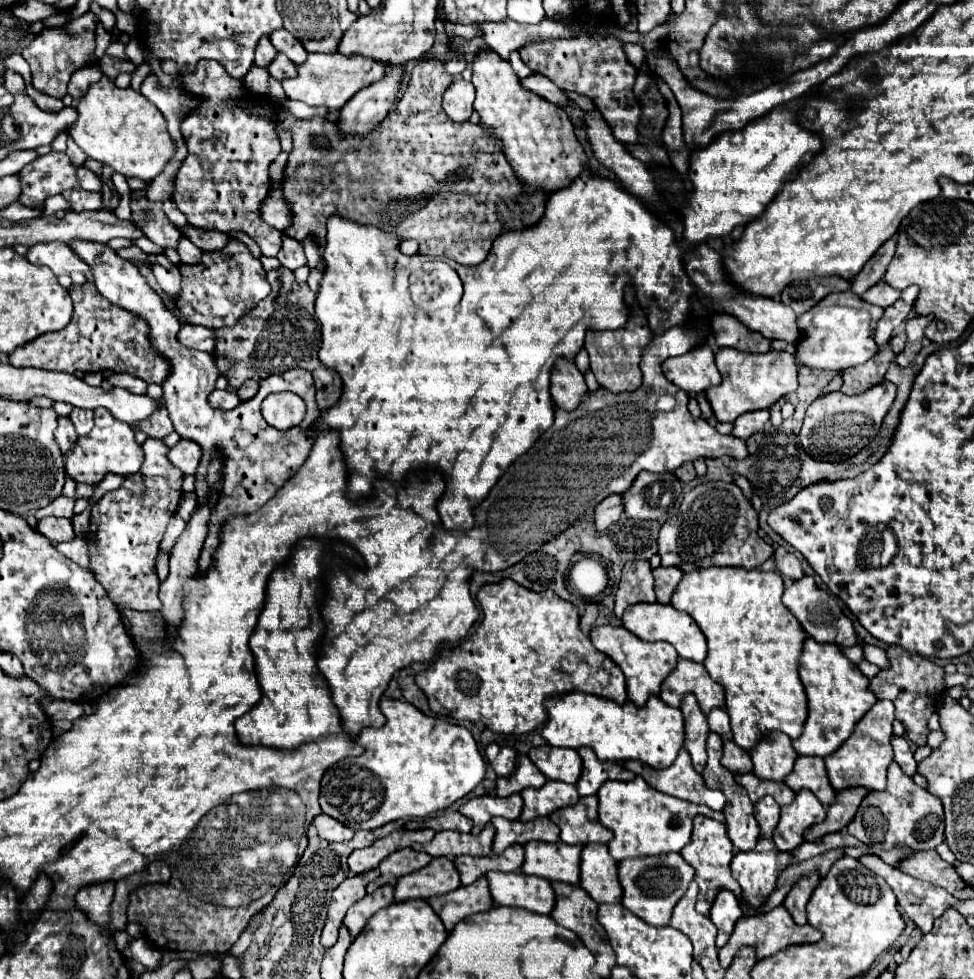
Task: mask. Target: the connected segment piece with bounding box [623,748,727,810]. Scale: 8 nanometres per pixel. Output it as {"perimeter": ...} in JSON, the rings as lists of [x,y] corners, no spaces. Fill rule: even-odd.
{"perimeter":[[[681,748],[675,762],[669,768],[665,768],[665,774],[653,768],[647,768],[637,760],[627,760],[623,762],[623,766],[635,774],[641,774],[649,786],[665,794],[671,794],[675,798],[683,798],[689,802],[705,804],[713,810],[725,808],[725,802],[727,802],[725,794],[721,790],[709,790],[705,784],[701,786],[701,776],[695,772],[691,764],[691,756],[685,748]]]}

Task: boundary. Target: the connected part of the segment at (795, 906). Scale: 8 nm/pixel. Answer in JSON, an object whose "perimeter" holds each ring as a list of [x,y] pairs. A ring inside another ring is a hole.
{"perimeter":[[[809,874],[809,876],[803,876],[793,888],[791,892],[787,894],[785,898],[785,908],[791,912],[791,916],[795,918],[797,924],[807,924],[807,912],[805,912],[805,906],[811,898],[811,892],[815,890],[815,886],[819,884],[819,874]]]}

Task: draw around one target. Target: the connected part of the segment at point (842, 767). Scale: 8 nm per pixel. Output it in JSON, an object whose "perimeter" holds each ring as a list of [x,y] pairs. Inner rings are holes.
{"perimeter":[[[877,700],[873,708],[857,722],[849,740],[841,744],[837,752],[825,758],[829,782],[835,790],[843,790],[849,786],[863,786],[867,790],[883,790],[887,780],[887,766],[893,762],[893,750],[889,738],[893,734],[893,704],[891,700]]]}

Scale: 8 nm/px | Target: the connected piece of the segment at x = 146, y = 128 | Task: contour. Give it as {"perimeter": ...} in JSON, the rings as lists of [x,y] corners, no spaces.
{"perimeter":[[[103,78],[75,102],[77,120],[67,126],[69,136],[93,160],[111,166],[125,178],[141,178],[151,182],[175,154],[175,144],[167,134],[161,112],[133,88],[117,88],[111,80]]]}

